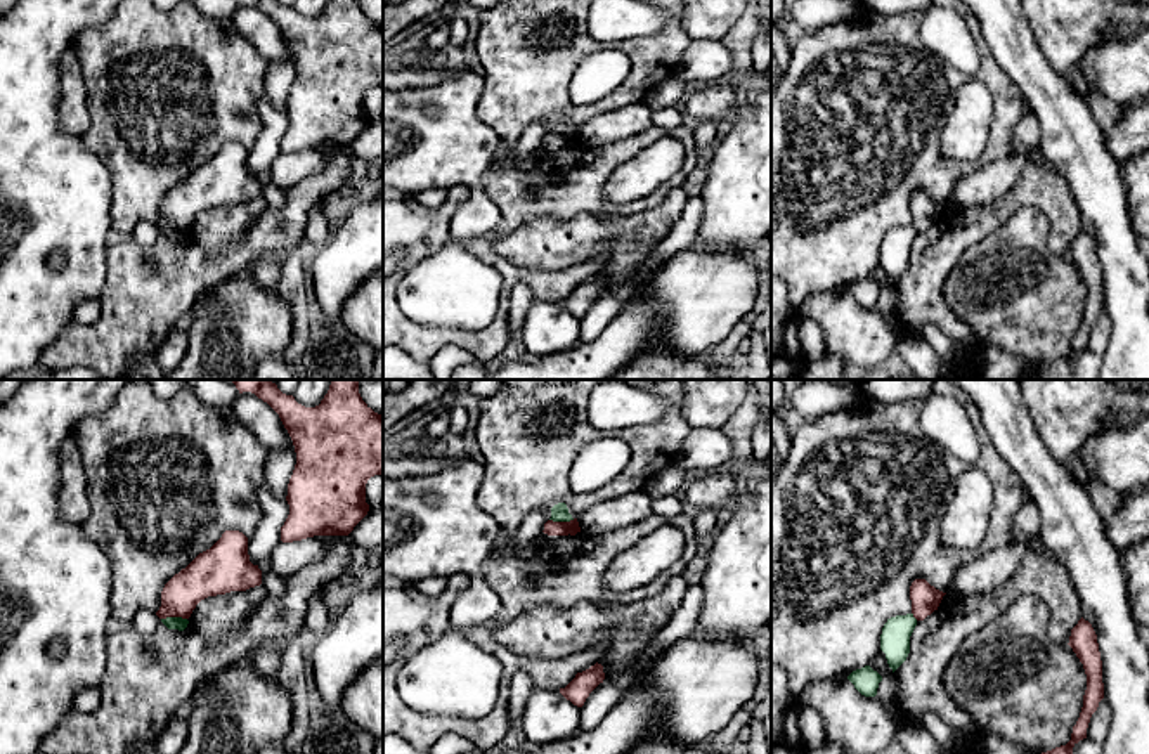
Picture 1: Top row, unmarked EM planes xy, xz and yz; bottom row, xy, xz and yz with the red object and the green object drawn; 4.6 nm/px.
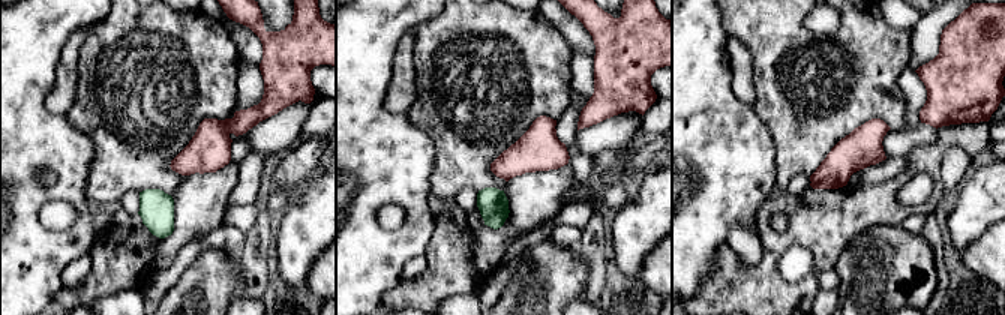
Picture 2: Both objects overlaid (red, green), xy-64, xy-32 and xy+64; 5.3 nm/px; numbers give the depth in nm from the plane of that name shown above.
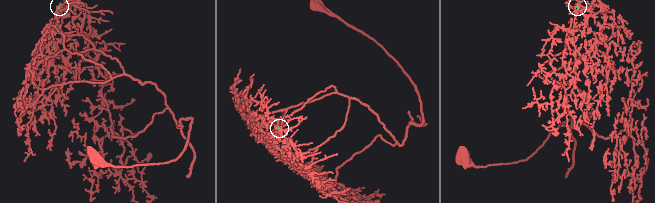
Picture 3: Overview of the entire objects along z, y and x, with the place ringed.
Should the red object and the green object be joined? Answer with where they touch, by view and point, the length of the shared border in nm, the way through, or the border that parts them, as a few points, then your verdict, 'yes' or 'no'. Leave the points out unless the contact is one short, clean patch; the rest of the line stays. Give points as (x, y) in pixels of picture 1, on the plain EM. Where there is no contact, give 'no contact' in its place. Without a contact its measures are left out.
meets red in xy at (174, 227); contact 120 nm long; border along xy (186, 229), (162, 231); no

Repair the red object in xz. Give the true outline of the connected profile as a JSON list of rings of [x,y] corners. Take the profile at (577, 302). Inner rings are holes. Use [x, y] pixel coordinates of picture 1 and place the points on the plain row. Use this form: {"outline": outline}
{"outline": [[[594,276],[589,281],[577,284],[575,289],[560,300],[560,305],[574,317],[582,319],[589,305],[605,291],[603,277]]]}

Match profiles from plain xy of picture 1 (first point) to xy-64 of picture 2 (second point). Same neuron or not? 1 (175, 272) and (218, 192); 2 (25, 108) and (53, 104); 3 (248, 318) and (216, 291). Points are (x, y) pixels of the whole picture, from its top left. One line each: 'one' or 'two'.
1: two
2: two
3: one

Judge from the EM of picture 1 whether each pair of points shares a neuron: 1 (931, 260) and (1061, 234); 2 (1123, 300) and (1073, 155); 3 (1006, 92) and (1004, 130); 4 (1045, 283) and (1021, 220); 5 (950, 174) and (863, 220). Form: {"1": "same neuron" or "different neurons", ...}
{"1": "same neuron", "2": "same neuron", "3": "same neuron", "4": "same neuron", "5": "same neuron"}

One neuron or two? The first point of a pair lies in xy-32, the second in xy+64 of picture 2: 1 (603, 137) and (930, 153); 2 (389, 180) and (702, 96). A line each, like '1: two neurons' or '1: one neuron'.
1: two neurons
2: one neuron

